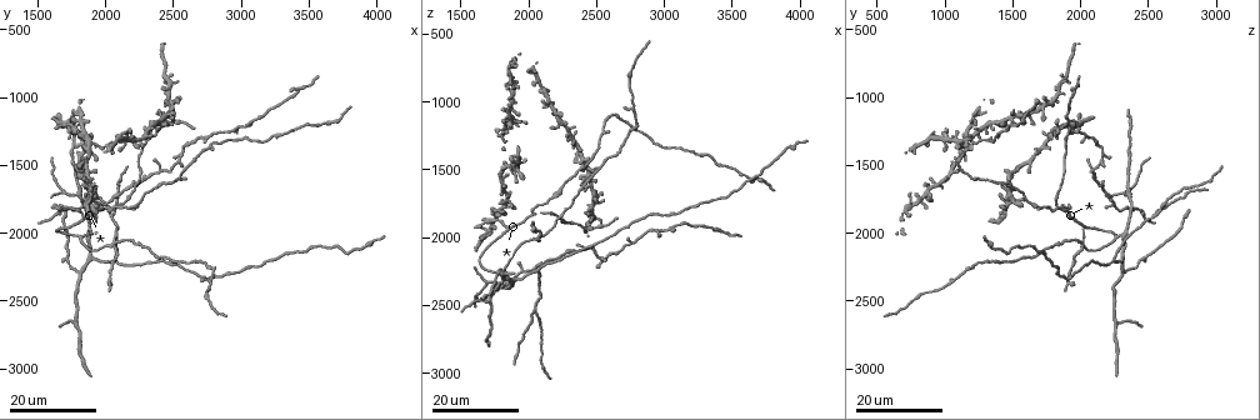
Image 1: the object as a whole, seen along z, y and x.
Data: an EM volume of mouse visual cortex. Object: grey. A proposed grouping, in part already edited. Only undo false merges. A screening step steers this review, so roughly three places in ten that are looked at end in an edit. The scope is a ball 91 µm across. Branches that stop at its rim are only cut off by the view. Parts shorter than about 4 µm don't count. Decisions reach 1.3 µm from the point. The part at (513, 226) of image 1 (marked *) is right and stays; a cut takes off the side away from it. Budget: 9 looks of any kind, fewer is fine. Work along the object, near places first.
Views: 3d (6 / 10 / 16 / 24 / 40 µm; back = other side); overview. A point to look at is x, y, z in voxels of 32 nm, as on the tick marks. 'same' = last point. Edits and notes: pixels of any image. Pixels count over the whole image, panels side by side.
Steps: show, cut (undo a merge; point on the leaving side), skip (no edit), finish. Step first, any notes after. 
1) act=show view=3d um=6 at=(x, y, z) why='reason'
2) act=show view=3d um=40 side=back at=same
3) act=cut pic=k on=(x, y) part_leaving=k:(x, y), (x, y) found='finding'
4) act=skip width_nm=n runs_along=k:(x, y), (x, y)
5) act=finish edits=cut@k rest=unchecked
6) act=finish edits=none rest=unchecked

act=show view=3d um=24 at=(2040, 1840, 1820) why='arms part here'

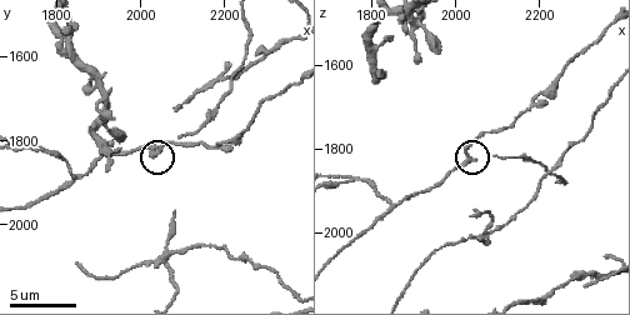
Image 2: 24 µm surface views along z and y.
act=show view=3d um=10 at=(2035, 1820, 1825) why='zoom in'

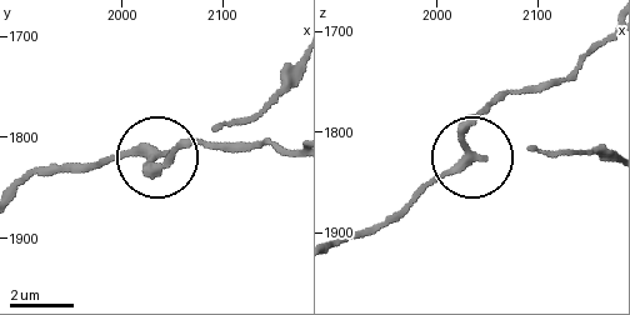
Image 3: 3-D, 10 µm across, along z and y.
act=skip arms=3 runs_along=3:(25, 181), (121, 158), (154, 158), (156, 165), (175, 151) found='one neuron here'

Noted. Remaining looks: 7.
act=show view=3d um=10 at=(2060, 2085, 2015) why='four arms meet'

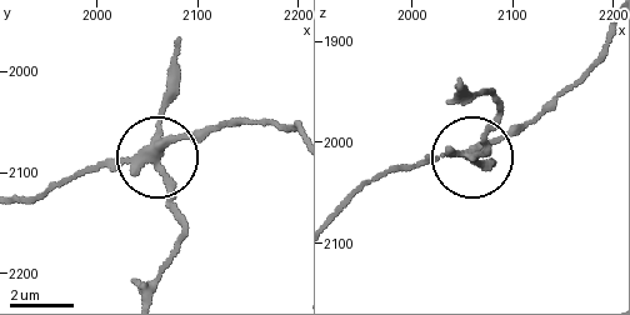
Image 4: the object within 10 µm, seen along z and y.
act=cut pic=4 on=(171, 194) arms=4 part_leaving=4:(153, 150), (183, 229), (153, 293) found='a second neuron is stuck on'

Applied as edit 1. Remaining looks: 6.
act=show view=3d um=24 at=(2080, 2200, 2240)

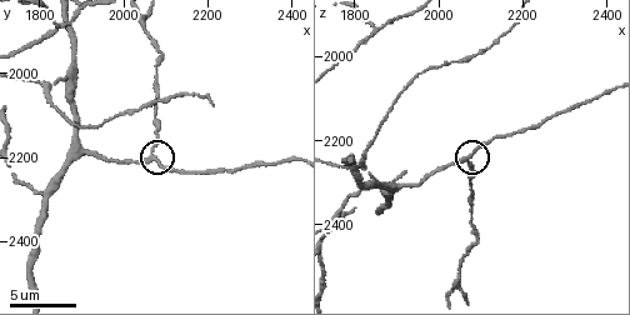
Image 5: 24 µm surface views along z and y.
act=show view=3d um=6 at=(2075, 2195, 2250)

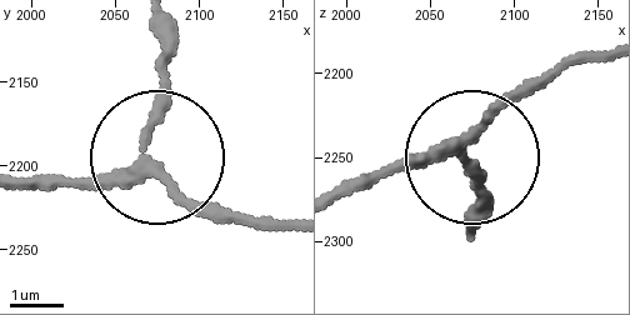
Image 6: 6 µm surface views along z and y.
act=skip arms=3 runs_along=6:(346, 193), (466, 158), (480, 220) found='continuous, no second neuron'

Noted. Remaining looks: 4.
act=show view=3d um=16 at=(1860, 1340, 1120) why='looks like a crossing'

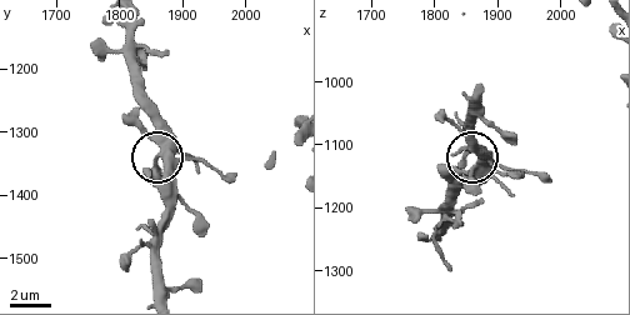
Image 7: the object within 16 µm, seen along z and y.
act=show view=3d um=10 at=(1870, 1335, 1140)

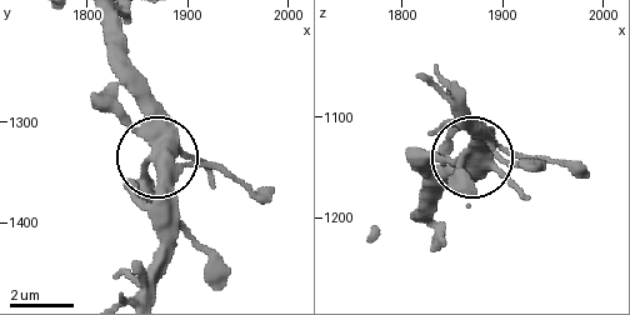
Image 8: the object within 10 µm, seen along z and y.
act=skip found='all the same neuron'

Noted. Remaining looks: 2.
act=show view=3d um=24 at=(2960, 1240, 1960) why='thick turns thin'

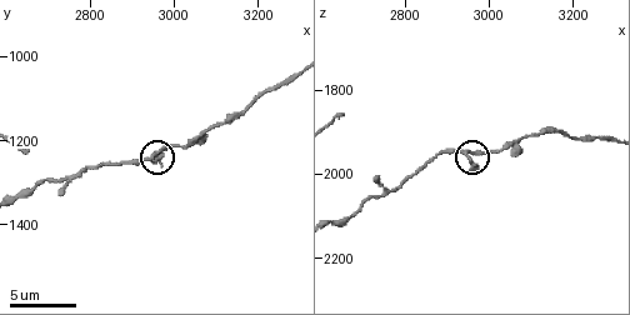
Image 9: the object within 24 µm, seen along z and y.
act=show view=3d um=6 at=(2955, 1230, 1950) why='zoom in'

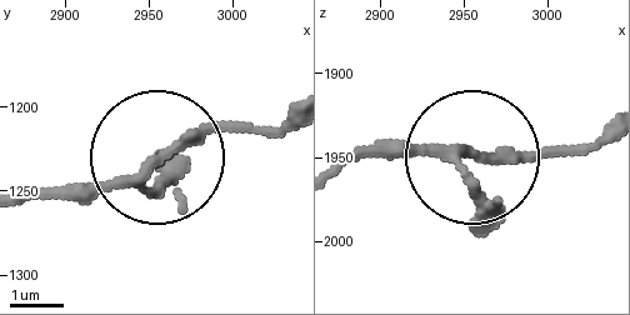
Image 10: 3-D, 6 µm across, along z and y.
act=skip runs_along=10:(31, 199), (98, 194), (205, 135), (281, 126) found='continuous, no second neuron'

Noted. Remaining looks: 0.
act=finish edits=cut@4 rest=unchecked

